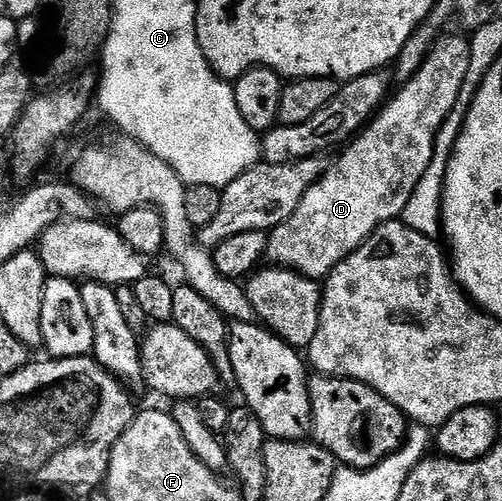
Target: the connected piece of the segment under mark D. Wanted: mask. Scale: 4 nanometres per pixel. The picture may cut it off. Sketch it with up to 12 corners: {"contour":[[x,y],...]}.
{"contour":[[470,40],[418,71],[270,230],[266,260],[326,279],[402,218]]}

